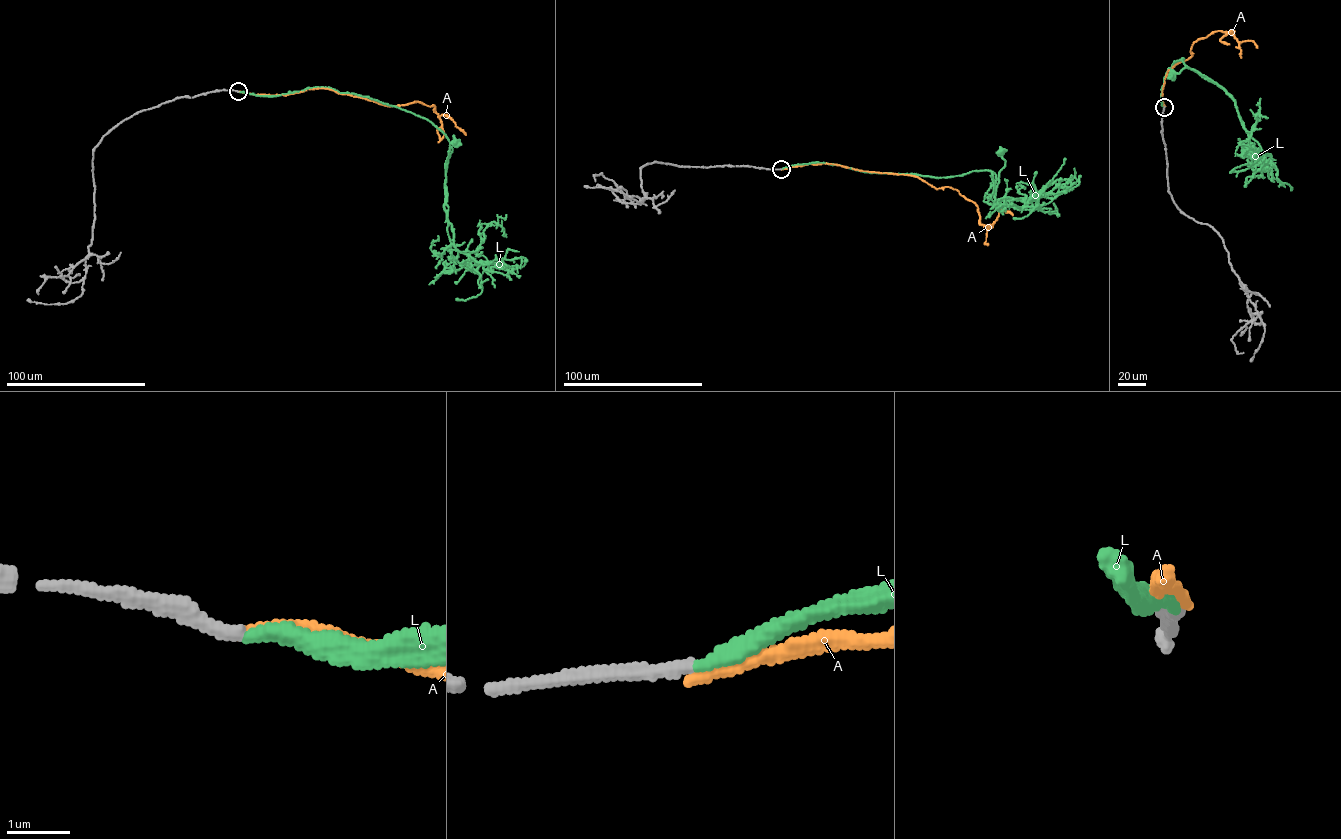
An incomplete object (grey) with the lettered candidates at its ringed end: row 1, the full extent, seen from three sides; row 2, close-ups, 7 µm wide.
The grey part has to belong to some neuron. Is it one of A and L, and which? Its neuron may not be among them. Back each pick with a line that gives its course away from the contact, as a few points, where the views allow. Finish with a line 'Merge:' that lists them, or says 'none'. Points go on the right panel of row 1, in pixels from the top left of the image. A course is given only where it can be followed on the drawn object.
L: Its course: (1164, 106), (1164, 78), (1182, 58), (1224, 89), (1193, 69), (1173, 76)
Merge: L

